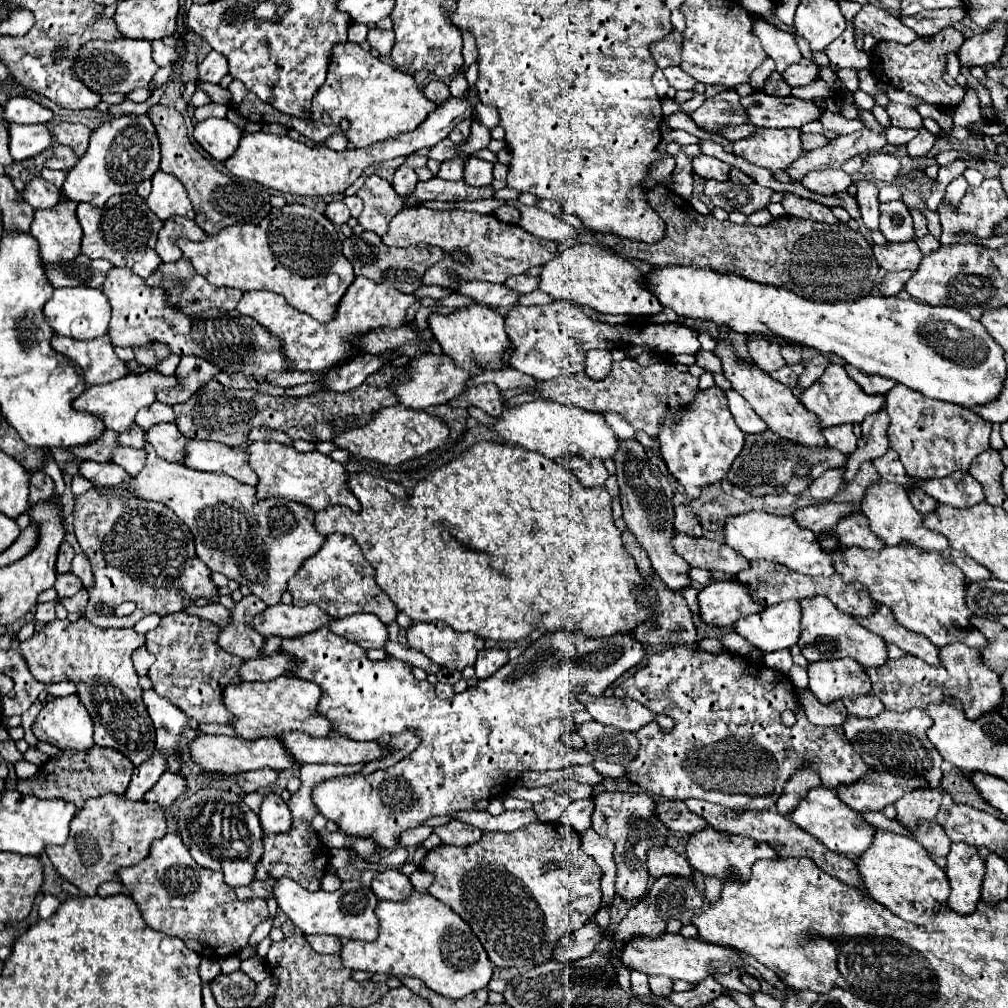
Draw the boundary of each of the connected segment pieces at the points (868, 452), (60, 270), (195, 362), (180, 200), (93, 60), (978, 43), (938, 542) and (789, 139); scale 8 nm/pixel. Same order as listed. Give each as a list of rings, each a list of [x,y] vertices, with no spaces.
[[[881,410],[879,414],[871,414],[871,418],[863,420],[863,424],[861,424],[863,434],[859,438],[857,450],[853,454],[849,454],[847,462],[843,464],[843,482],[845,484],[851,484],[859,466],[865,460],[873,460],[873,458],[877,458],[889,450],[887,426],[889,426],[889,422],[887,422],[885,410]]]
[[[79,254],[79,258],[63,264],[63,266],[47,266],[45,272],[49,282],[55,288],[63,286],[91,286],[101,288],[105,284],[107,272],[113,268],[107,260],[89,260],[85,254]]]
[[[195,356],[181,358],[181,362],[177,366],[179,386],[175,390],[161,390],[159,402],[171,404],[171,406],[187,402],[197,390],[207,386],[207,382],[213,380],[217,376],[217,372],[219,372],[219,368],[211,366],[209,362],[203,362],[203,358],[195,358]]]
[[[157,170],[153,176],[153,188],[147,198],[147,206],[163,222],[173,216],[185,216],[189,220],[195,218],[195,210],[183,184],[163,170]]]
[[[119,38],[115,42],[103,42],[103,40],[87,42],[81,50],[77,50],[75,70],[79,78],[83,78],[83,84],[95,90],[97,94],[107,94],[107,92],[129,94],[135,88],[147,86],[153,74],[159,70],[159,66],[153,60],[151,42]]]
[[[995,22],[991,30],[967,38],[963,46],[957,50],[957,58],[961,68],[975,68],[975,66],[991,66],[999,60],[1003,48],[1007,44],[1007,24]]]
[[[891,482],[873,484],[871,490],[867,490],[865,498],[861,500],[863,514],[871,520],[871,530],[887,544],[887,546],[901,546],[903,542],[909,542],[911,546],[923,550],[923,552],[943,552],[949,548],[949,542],[945,536],[929,530],[923,524],[923,516],[915,510],[911,504],[907,492]]]
[[[799,128],[759,130],[751,138],[737,140],[733,144],[733,154],[771,172],[785,172],[803,156],[801,132]]]

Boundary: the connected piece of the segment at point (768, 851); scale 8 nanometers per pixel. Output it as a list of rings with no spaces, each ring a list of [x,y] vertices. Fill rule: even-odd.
[[[707,826],[703,832],[697,832],[697,834],[693,834],[689,838],[689,842],[687,842],[687,858],[689,858],[689,864],[695,870],[699,870],[701,874],[705,874],[705,876],[715,876],[719,880],[733,878],[737,882],[747,882],[751,878],[751,866],[755,864],[755,860],[759,860],[759,858],[775,860],[777,854],[765,842],[757,842],[753,838],[747,838],[747,836],[723,834],[723,832],[713,830],[711,826]]]

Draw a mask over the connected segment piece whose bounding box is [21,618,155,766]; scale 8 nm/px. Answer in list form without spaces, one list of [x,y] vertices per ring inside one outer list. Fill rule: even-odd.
[[[81,618],[75,624],[69,620],[53,620],[41,632],[35,632],[29,640],[21,642],[21,652],[27,660],[31,674],[35,676],[35,680],[39,680],[43,684],[53,684],[53,682],[61,682],[61,680],[75,682],[77,696],[87,706],[87,710],[93,718],[93,724],[95,724],[95,736],[93,736],[95,744],[103,746],[103,748],[119,750],[121,754],[125,754],[133,762],[133,766],[147,762],[155,750],[155,728],[153,728],[153,722],[151,722],[147,708],[143,704],[143,690],[137,682],[139,676],[137,676],[135,666],[131,662],[131,654],[143,644],[145,644],[145,636],[135,632],[133,628],[101,630],[93,624],[87,624],[85,618]],[[111,718],[133,718],[133,720],[123,724],[119,730],[111,730]]]

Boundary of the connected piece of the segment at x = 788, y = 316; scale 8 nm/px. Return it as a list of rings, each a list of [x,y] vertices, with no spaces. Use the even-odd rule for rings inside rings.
[[[663,266],[647,276],[651,292],[659,302],[679,316],[711,320],[719,326],[729,326],[741,334],[775,334],[793,344],[817,348],[823,354],[839,354],[847,364],[883,378],[893,378],[911,390],[921,392],[927,398],[953,402],[965,408],[983,406],[999,398],[1005,388],[1007,364],[1003,358],[1003,348],[987,334],[981,322],[971,318],[971,314],[955,306],[927,306],[913,300],[867,296],[857,302],[823,304],[805,300],[789,290],[779,290],[775,286],[755,284],[737,274],[719,274],[713,270],[699,270],[693,266]]]

